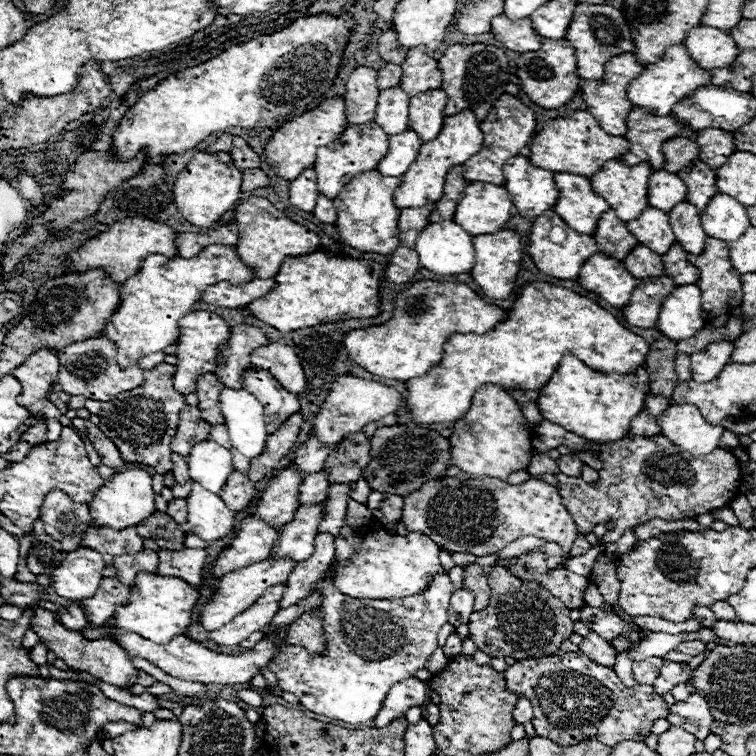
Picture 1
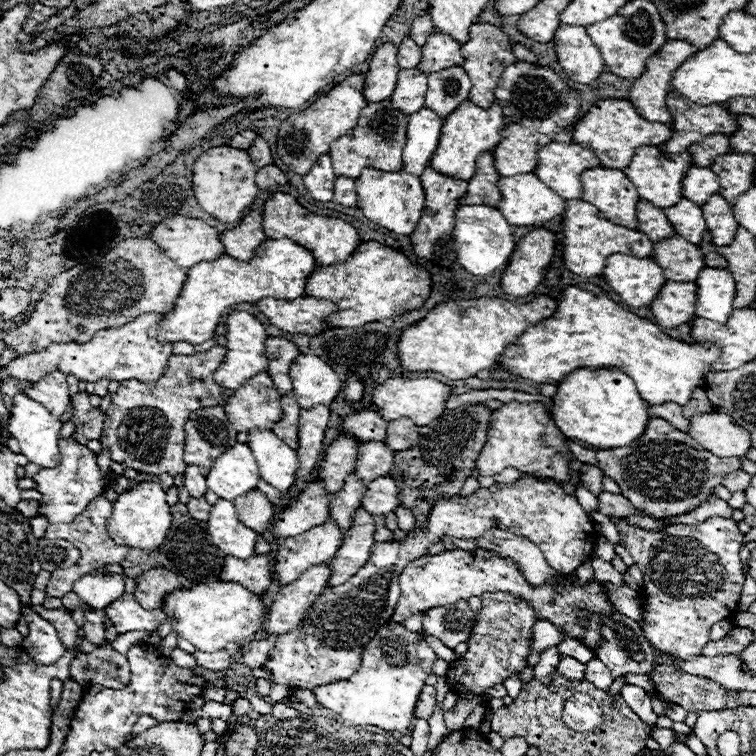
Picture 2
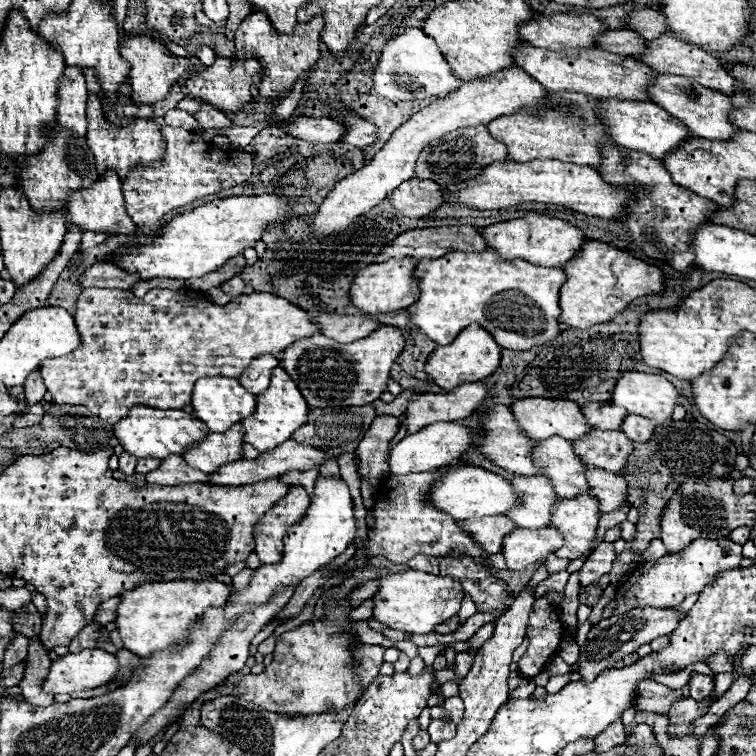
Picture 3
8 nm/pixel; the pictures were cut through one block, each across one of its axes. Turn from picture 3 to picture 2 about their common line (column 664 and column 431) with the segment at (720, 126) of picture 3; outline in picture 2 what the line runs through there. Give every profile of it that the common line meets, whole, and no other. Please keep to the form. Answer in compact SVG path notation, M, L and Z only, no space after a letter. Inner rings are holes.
M448 68L446 72L434 72L428 76L428 92L424 98L424 108L434 110L442 120L452 114L460 102L468 98L470 78L460 68Z

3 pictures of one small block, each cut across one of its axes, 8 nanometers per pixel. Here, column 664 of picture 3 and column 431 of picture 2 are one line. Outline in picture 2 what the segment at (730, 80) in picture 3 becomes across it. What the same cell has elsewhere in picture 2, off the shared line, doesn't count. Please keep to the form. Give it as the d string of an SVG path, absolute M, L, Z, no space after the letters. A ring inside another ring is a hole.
M432 34L430 40L426 40L422 46L422 64L418 64L418 70L430 74L450 66L462 66L462 62L464 56L456 40L446 34Z

